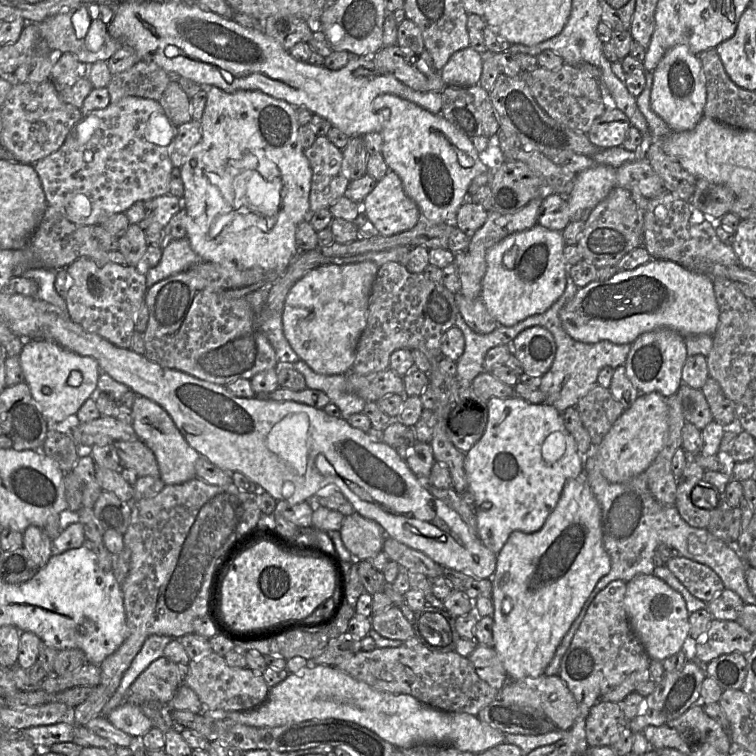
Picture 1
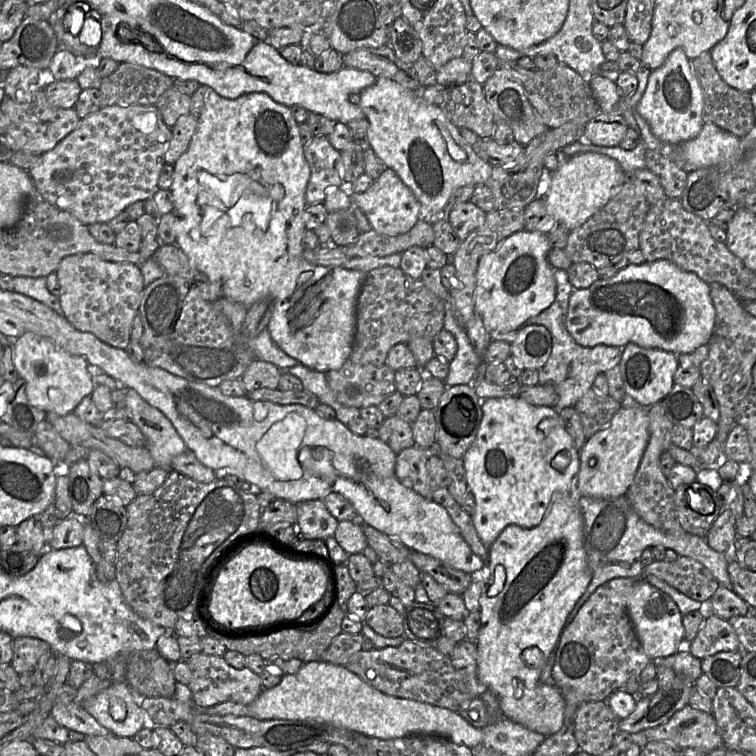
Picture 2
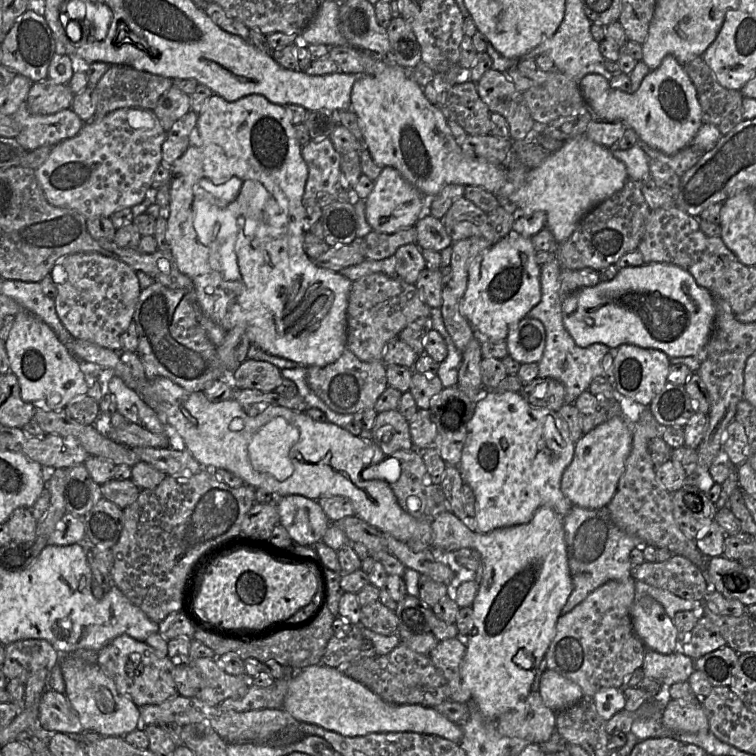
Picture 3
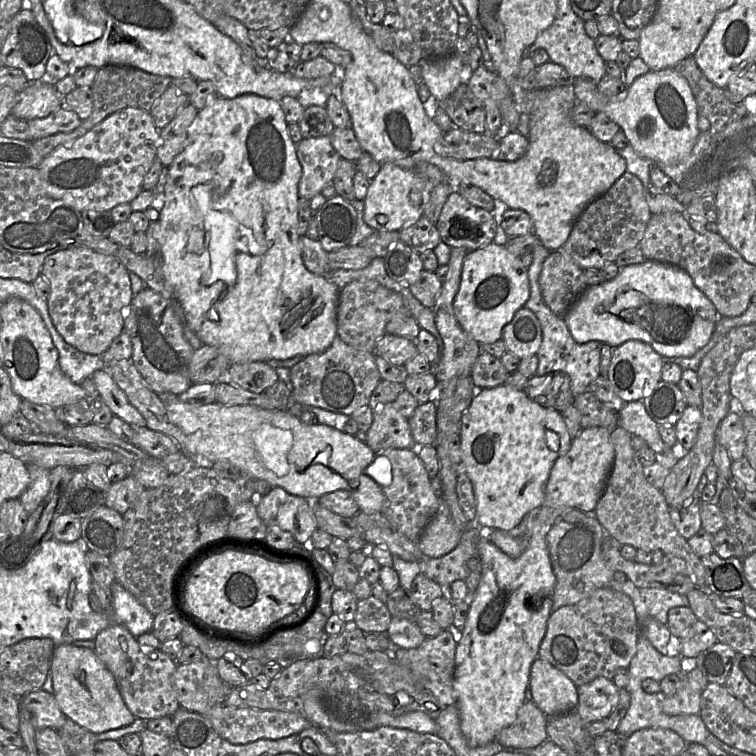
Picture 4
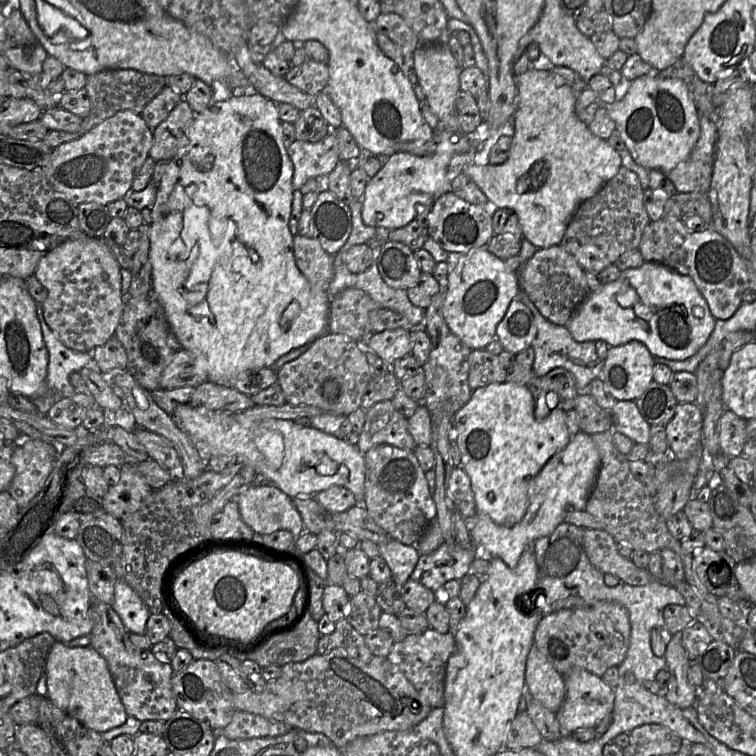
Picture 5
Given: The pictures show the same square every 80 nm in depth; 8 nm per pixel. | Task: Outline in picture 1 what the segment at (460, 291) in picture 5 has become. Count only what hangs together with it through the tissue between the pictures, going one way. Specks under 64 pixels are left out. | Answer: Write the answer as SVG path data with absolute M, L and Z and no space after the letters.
M539 224L513 233L489 249L481 299L499 325L513 326L532 315L542 314L561 297L567 283L563 249L561 232Z

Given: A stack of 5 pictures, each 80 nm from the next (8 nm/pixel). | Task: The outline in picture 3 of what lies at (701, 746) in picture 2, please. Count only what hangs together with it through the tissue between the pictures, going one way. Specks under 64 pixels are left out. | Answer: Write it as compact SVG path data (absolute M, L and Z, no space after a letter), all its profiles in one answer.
M671 699L664 709L662 724L673 732L708 732L709 721L702 704Z

